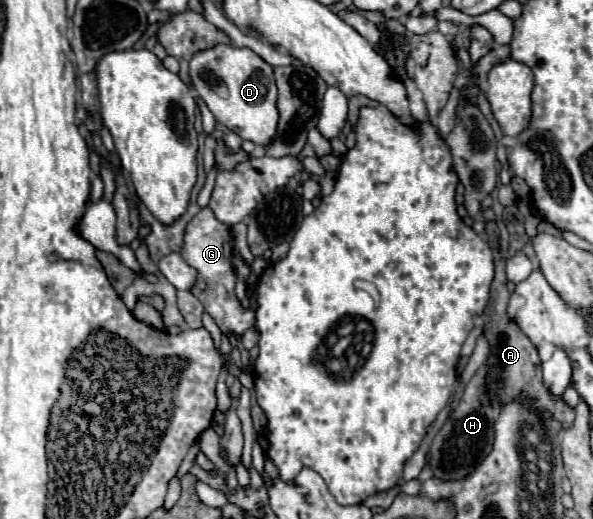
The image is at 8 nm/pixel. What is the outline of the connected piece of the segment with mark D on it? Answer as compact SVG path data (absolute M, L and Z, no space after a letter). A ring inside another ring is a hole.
M218 43L216 47L198 51L190 61L192 87L204 99L216 121L236 131L242 139L250 139L258 145L268 145L276 133L278 109L276 109L276 83L272 65L248 47L234 47Z

